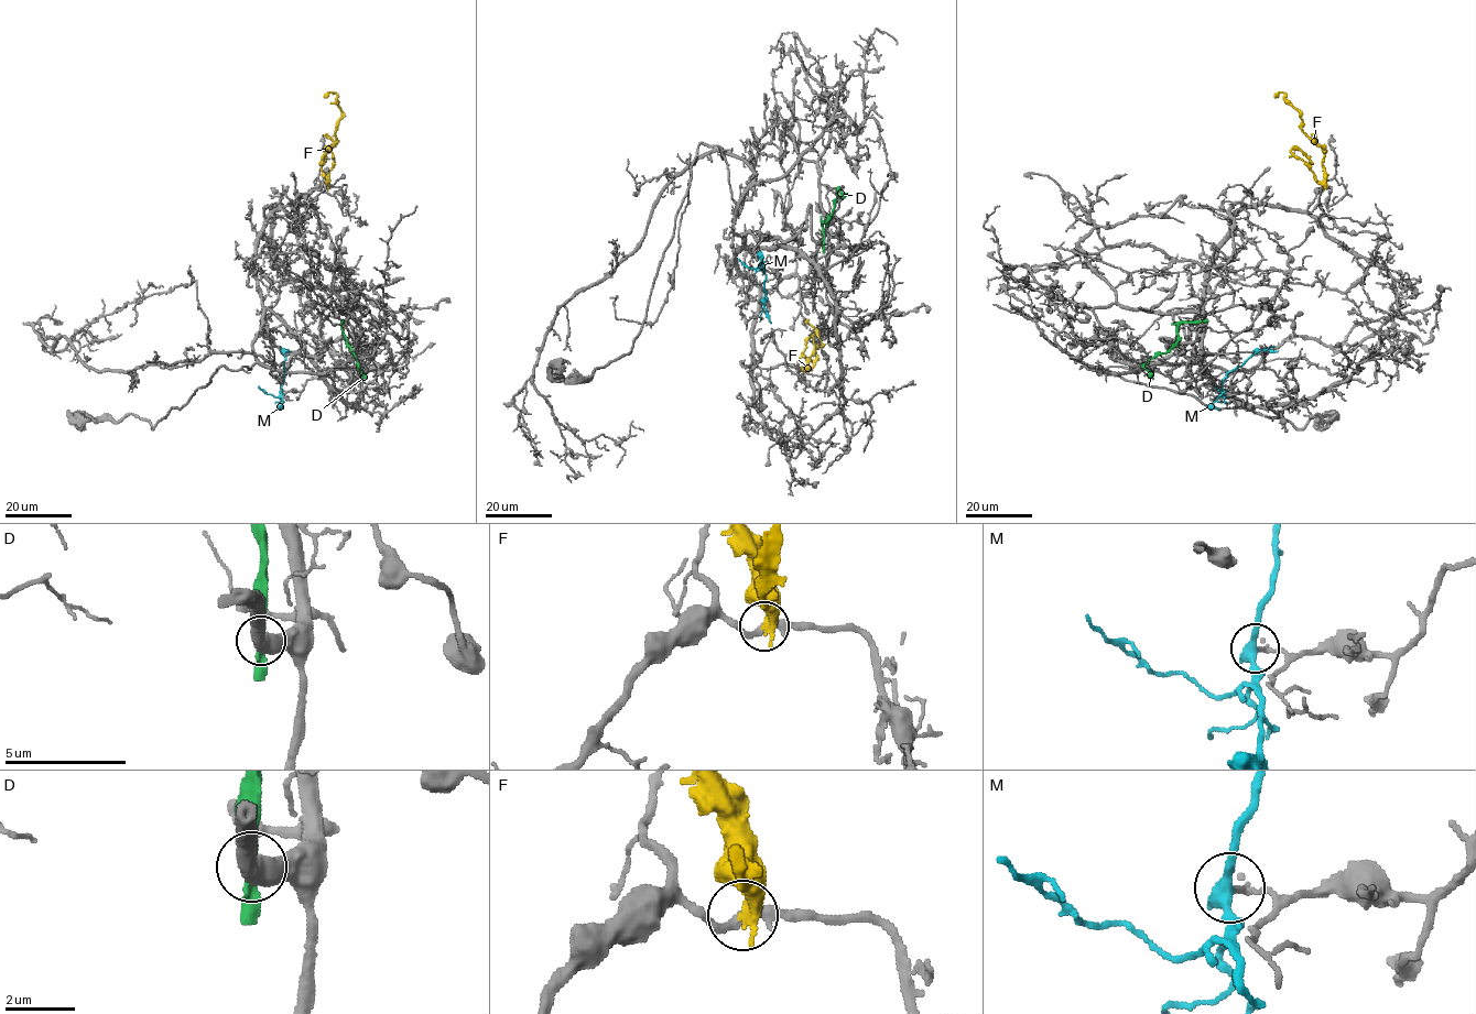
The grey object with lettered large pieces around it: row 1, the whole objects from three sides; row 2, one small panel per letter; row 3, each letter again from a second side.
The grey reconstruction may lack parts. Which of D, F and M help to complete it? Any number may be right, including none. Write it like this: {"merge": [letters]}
{"merge": []}

